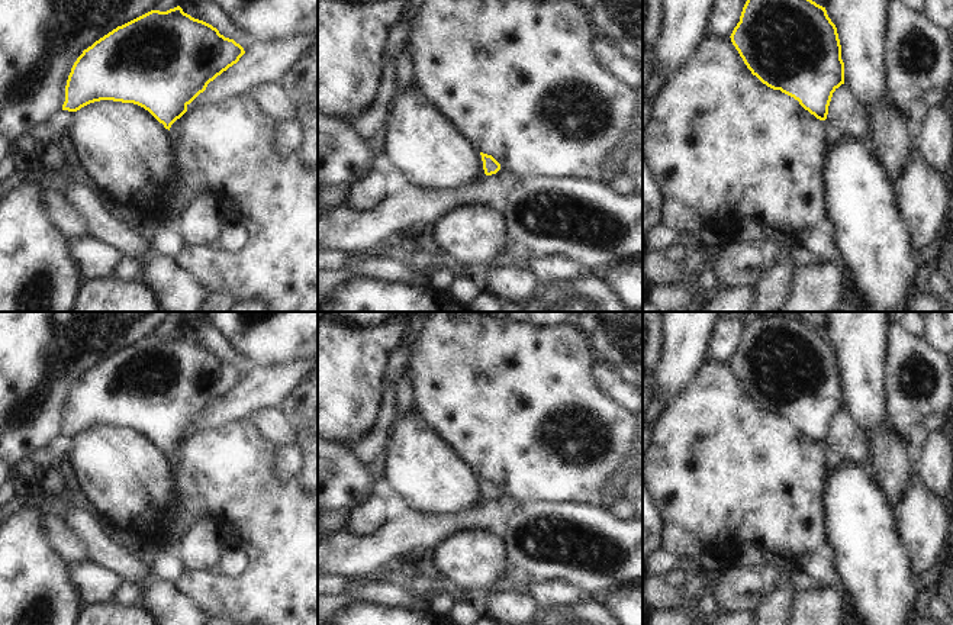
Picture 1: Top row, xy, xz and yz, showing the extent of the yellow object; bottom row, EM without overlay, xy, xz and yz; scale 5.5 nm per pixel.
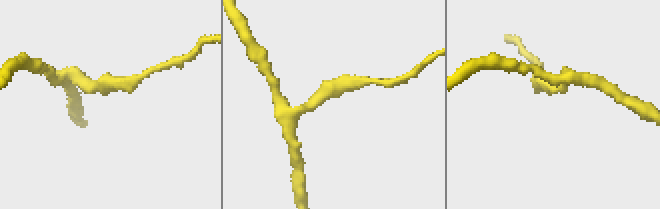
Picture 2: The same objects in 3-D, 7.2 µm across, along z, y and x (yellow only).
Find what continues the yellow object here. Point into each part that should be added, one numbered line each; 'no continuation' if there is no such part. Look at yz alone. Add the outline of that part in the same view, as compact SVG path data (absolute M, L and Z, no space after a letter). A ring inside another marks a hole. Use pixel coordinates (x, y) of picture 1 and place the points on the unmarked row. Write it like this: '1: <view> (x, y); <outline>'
1: yz (831, 458); M827 444L824 447L824 465L828 470L834 470L836 467L841 465L846 458L840 455L837 451L830 448Z

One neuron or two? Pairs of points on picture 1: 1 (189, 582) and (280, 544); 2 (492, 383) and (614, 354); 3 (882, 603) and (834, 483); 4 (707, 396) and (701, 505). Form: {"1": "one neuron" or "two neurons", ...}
{"1": "one neuron", "2": "two neurons", "3": "one neuron", "4": "one neuron"}

